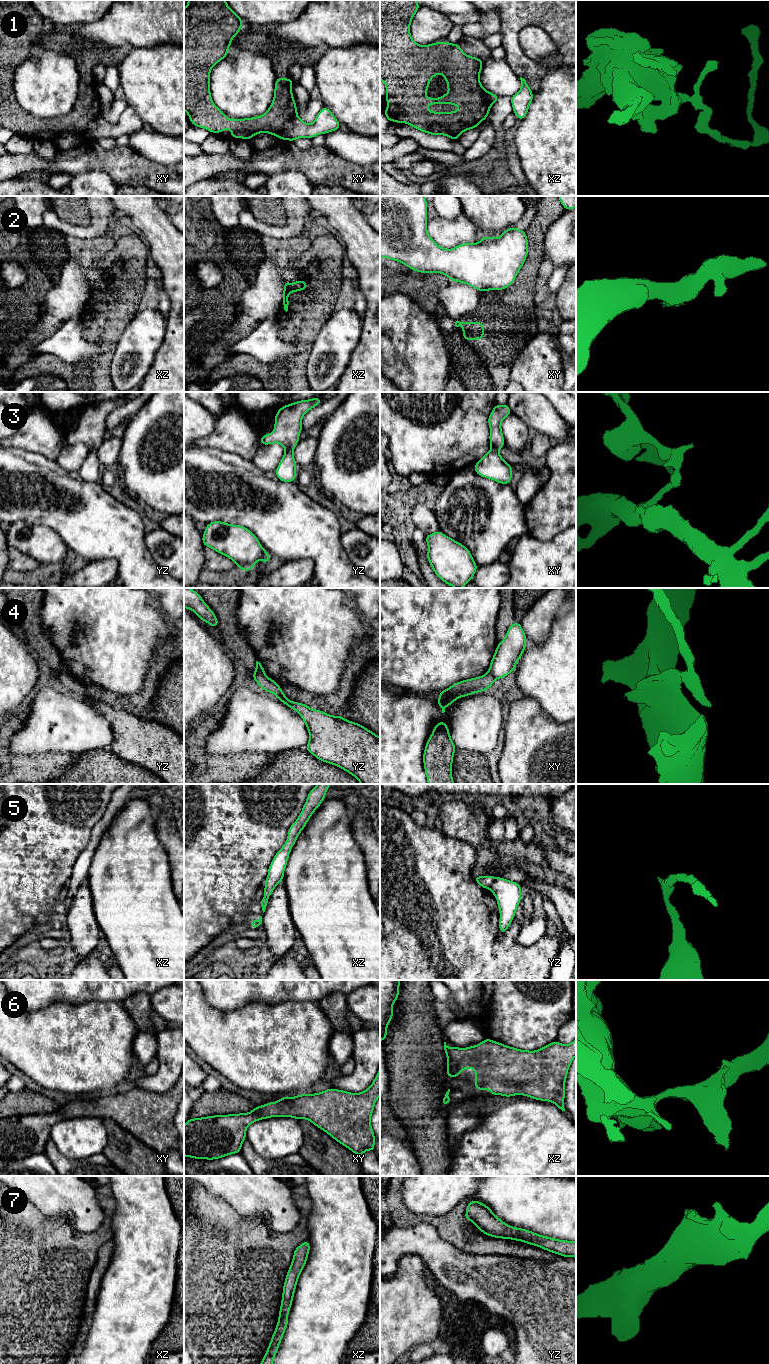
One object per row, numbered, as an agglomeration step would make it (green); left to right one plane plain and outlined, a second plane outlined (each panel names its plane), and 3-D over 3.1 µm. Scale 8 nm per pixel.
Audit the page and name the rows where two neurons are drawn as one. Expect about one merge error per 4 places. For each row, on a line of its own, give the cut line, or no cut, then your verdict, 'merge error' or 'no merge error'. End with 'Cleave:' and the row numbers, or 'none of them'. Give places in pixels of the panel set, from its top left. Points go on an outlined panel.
1: xy (295, 115), (284, 124), (278, 137) | merge error
2: xz (286, 298), (283, 301) | merge error
3: yz (285, 449), (292, 451) | merge error
4: yz (255, 671), (264, 674) | merge error
5: yz (494, 877), (490, 888) | merge error
6: no cut | no merge error
7: no cut | no merge error
Cleave: 1, 2, 3, 4, 5

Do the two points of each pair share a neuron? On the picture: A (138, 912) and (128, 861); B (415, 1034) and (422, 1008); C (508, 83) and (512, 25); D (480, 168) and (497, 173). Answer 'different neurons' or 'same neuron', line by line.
A: same neuron
B: same neuron
C: different neurons
D: same neuron

